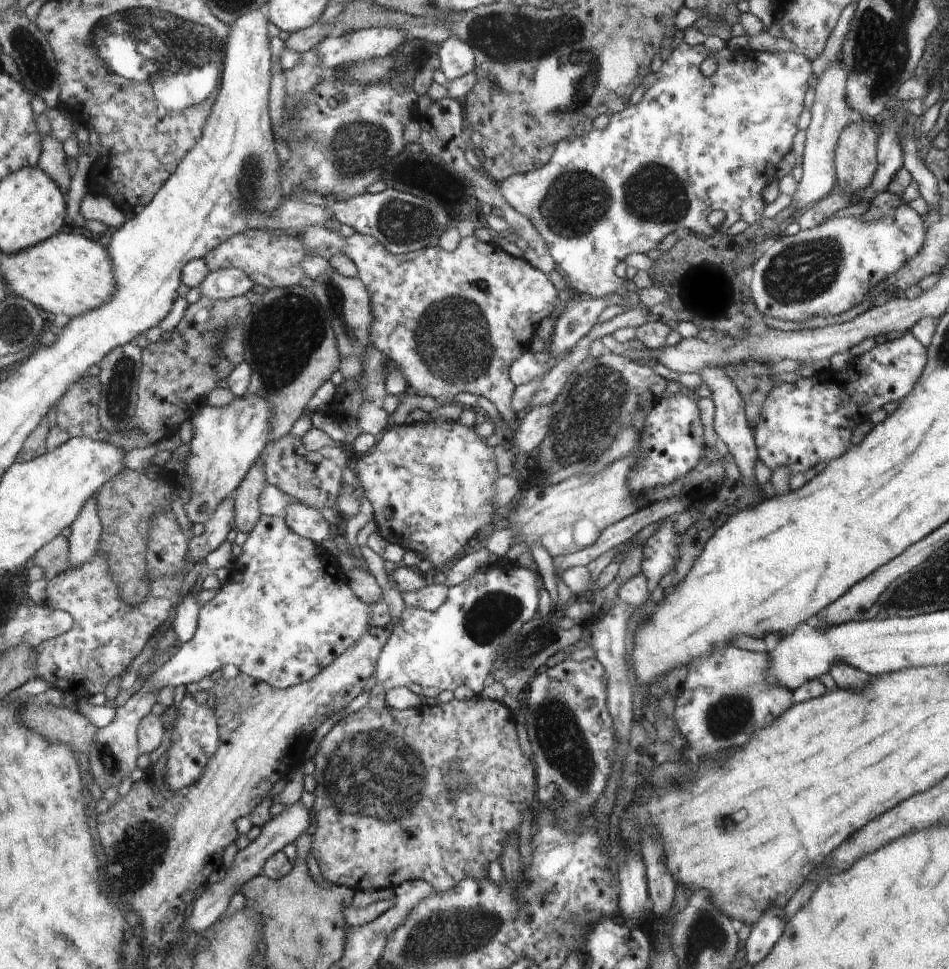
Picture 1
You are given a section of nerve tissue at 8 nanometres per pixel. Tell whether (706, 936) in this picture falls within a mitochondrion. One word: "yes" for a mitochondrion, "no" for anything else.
yes

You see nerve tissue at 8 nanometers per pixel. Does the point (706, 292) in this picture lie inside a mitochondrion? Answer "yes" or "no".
yes

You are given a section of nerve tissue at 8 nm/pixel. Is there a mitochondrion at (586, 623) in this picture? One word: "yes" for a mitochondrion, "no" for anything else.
no

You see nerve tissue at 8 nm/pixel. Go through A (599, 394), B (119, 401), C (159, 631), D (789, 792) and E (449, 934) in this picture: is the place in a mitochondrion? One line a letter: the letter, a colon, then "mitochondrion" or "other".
A: mitochondrion
B: mitochondrion
C: other
D: other
E: mitochondrion

